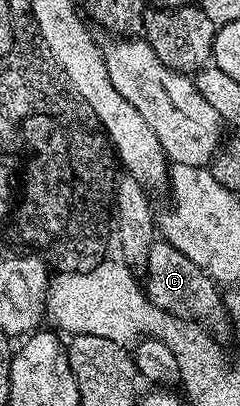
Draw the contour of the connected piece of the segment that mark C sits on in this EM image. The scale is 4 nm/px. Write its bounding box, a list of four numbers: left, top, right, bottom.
[144,240,224,324]

